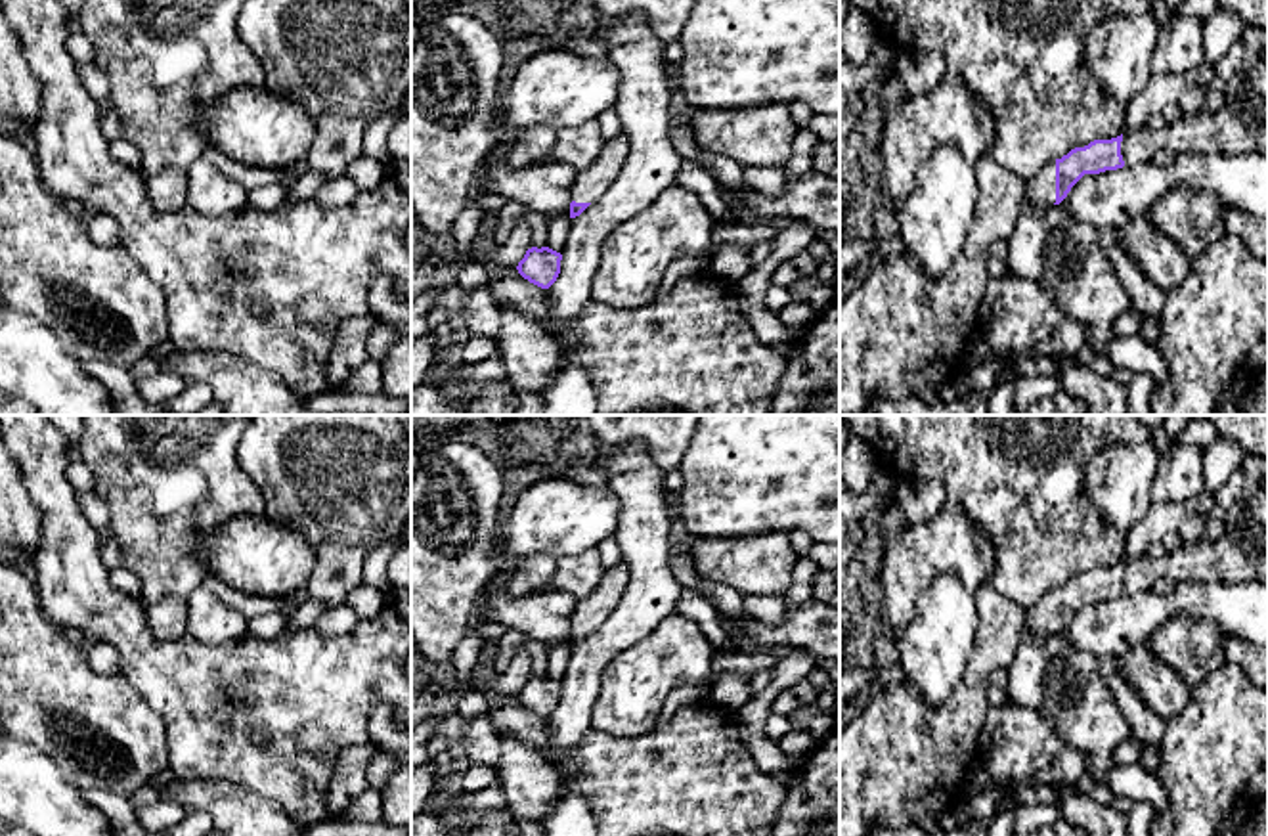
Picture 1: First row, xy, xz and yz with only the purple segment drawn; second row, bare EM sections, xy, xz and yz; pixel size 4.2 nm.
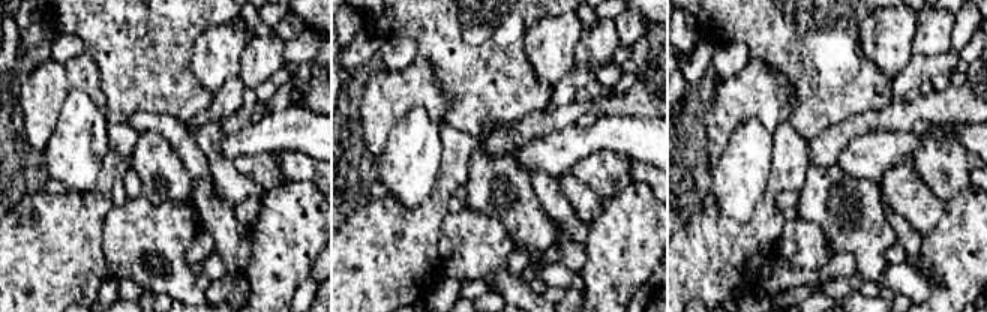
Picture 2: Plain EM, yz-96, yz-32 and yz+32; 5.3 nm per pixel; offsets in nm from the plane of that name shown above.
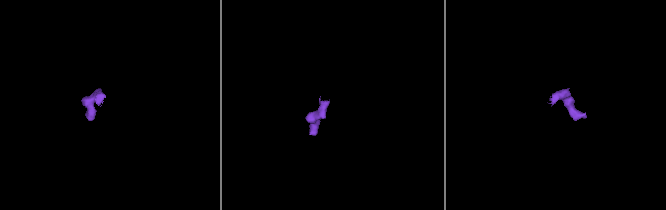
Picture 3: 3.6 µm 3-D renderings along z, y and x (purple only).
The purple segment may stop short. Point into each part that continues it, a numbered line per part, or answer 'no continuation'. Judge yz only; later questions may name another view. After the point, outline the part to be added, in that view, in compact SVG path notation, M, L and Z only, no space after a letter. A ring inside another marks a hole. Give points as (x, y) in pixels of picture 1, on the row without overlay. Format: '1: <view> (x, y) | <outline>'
1: yz (1242, 553) | M1245 455L1243 497L1226 518L1224 536L1186 543L1163 557L1125 561L1125 595L1149 591L1157 580L1182 582L1268 582L1268 455Z
2: yz (1041, 616) | M1048 589L1035 605L1025 608L1025 627L1035 635L1056 631L1056 589Z

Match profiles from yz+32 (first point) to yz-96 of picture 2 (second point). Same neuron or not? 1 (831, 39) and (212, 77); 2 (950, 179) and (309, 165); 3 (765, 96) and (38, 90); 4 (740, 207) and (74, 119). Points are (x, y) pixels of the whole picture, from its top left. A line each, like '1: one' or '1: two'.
1: two
2: two
3: one
4: one

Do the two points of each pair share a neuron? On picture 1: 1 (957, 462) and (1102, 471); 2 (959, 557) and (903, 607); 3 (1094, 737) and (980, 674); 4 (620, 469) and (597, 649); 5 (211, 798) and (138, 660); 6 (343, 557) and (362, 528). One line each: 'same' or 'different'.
1: different
2: same
3: different
4: same
5: different
6: same

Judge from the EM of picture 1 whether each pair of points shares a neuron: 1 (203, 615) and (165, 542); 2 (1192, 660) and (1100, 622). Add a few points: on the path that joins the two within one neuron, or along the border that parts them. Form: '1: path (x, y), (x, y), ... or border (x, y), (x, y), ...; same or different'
1: border (199, 586), (186, 599); different
2: border (1186, 615), (1175, 615), (1146, 639); different

